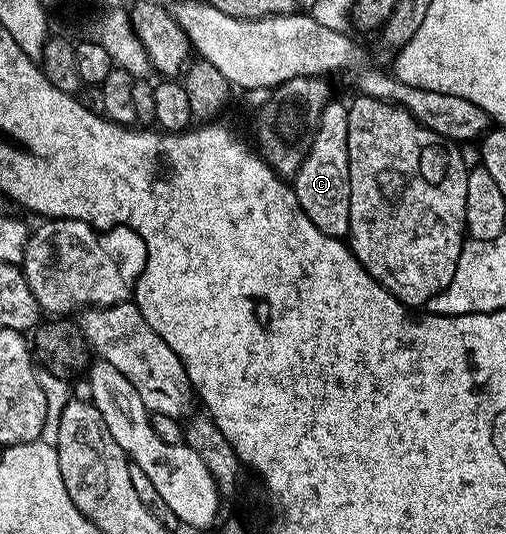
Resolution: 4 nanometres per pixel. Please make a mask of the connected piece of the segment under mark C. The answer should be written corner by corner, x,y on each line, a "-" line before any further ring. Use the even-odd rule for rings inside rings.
335,99
328,100
327,106
321,111
319,116
319,124
313,130
313,136
307,146
307,154
303,157
303,162
299,164
299,169
295,172
293,178
293,188
297,199
301,203
301,207
305,211
305,215
310,221
317,226
325,235
330,237
346,238
349,234
349,155
347,154
347,135
349,133
349,115
347,114
348,106
342,105
341,102

